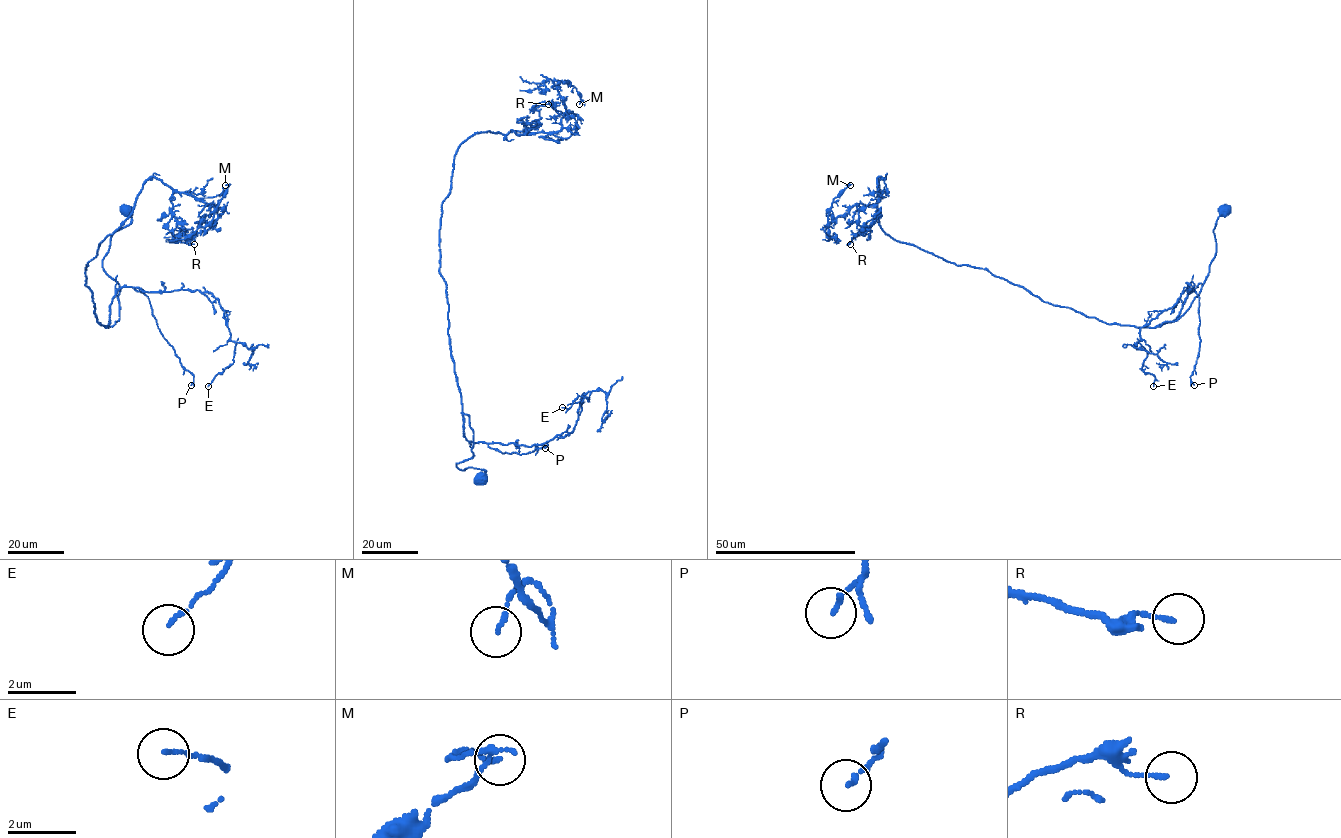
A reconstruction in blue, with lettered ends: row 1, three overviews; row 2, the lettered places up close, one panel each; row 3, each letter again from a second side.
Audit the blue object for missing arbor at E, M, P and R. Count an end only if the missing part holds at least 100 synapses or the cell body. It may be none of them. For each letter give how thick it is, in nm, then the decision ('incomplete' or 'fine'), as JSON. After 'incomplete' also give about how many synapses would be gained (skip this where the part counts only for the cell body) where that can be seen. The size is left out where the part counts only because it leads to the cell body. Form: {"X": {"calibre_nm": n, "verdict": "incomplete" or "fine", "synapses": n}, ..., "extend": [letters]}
{"E": {"calibre_nm": 100, "verdict": "fine"}, "M": {"calibre_nm": 110, "verdict": "fine"}, "P": {"calibre_nm": 120, "verdict": "fine"}, "R": {"calibre_nm": 100, "verdict": "fine"}, "extend": []}

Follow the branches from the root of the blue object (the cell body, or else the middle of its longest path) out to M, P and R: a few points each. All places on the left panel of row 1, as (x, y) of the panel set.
M: (125, 210), (103, 260), (119, 285), (107, 327), (86, 268), (142, 185), (210, 203), (200, 227), (225, 185)
P: (125, 210), (130, 222), (103, 260), (119, 285), (120, 319), (109, 325), (118, 290), (144, 293), (191, 385)
R: (125, 210), (103, 260), (119, 285), (107, 327), (86, 265), (152, 176), (194, 244)

